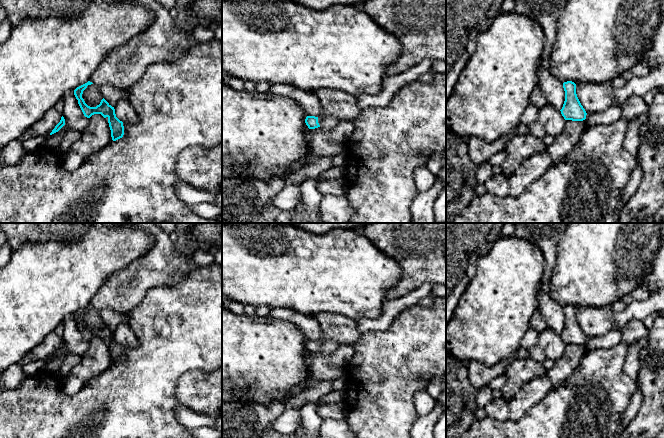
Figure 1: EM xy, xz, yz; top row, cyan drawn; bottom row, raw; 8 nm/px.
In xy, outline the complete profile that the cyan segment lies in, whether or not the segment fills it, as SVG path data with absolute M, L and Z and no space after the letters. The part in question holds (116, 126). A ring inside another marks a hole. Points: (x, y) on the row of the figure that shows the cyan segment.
M135 0L152 11L150 25L128 42L112 49L93 72L90 80L77 87L74 95L85 117L101 114L108 118L111 137L116 141L123 137L124 126L115 114L115 109L104 98L96 107L88 106L82 98L88 85L98 87L109 84L127 91L155 63L176 60L189 49L198 45L190 39L190 32L177 27L174 13L156 0Z

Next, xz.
M321 88L314 93L320 100L322 113L319 117L306 117L305 123L309 129L320 127L323 120L330 116L336 117L339 122L353 123L361 112L361 108L357 105L357 97L351 94L329 88Z

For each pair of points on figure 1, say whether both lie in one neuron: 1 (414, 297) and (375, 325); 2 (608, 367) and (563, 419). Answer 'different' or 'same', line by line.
1: same
2: same

